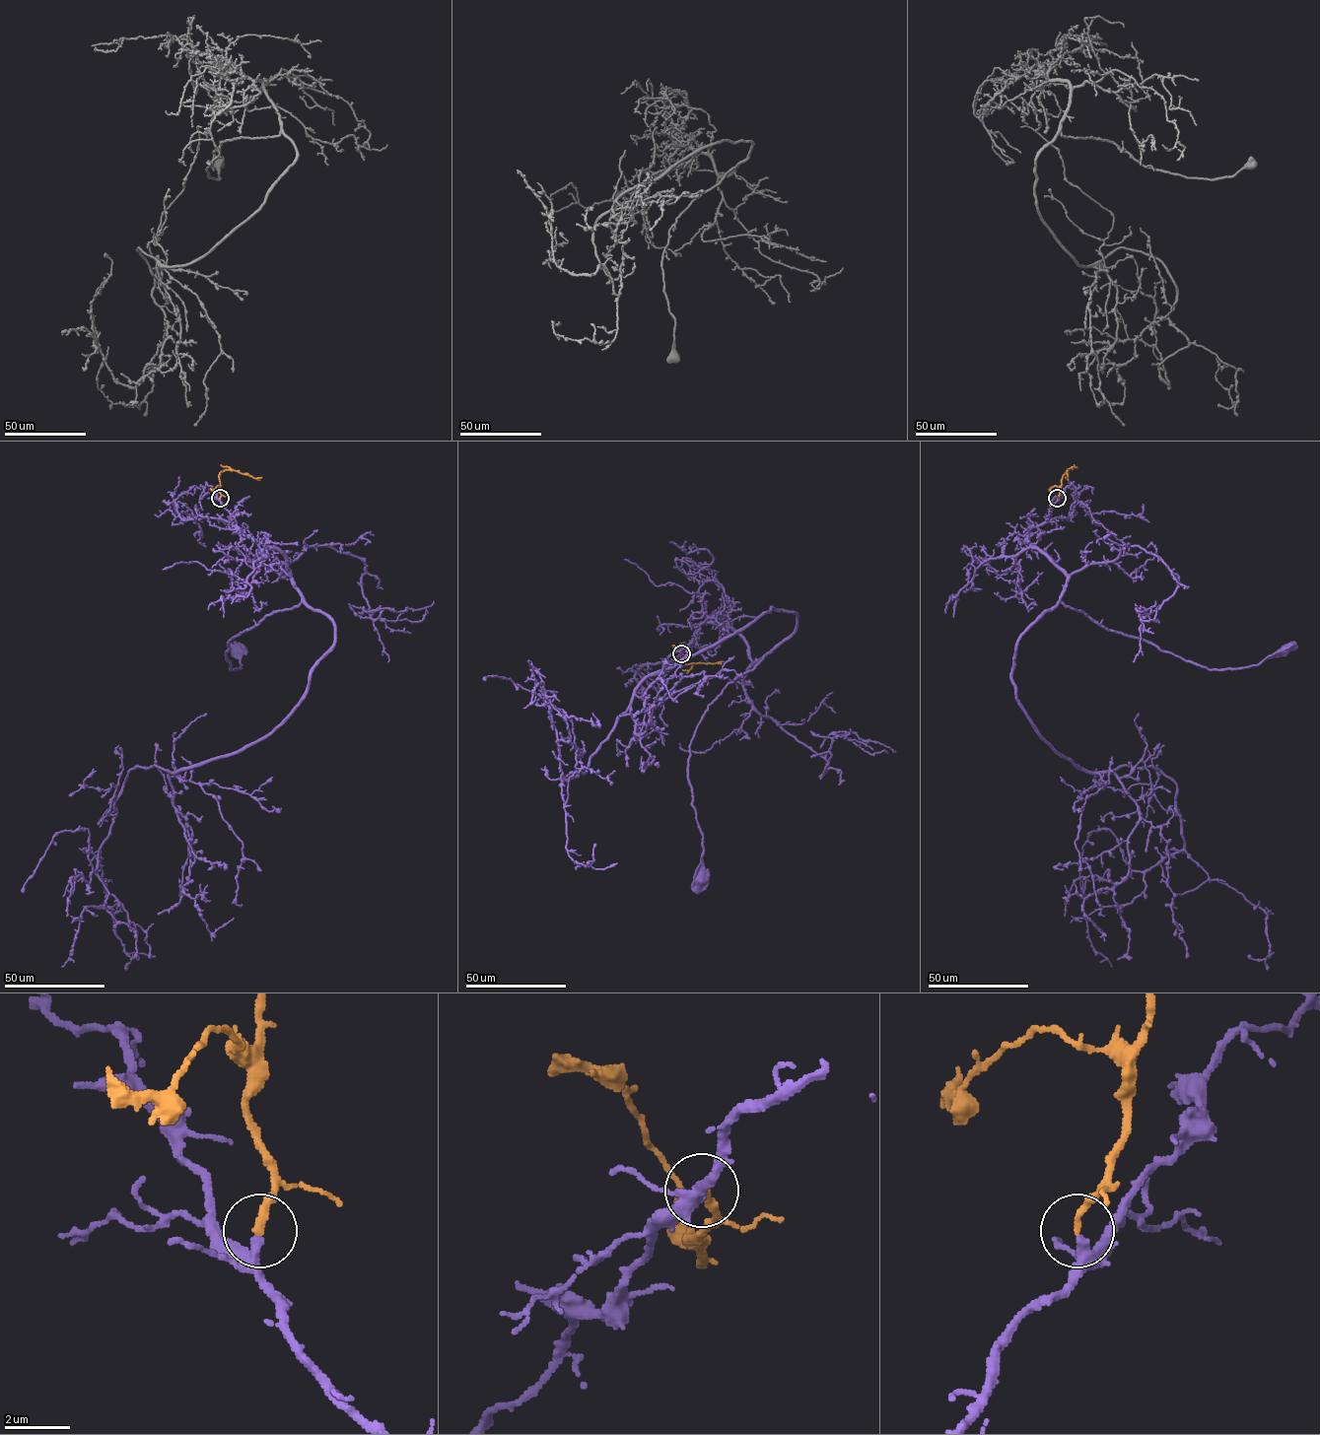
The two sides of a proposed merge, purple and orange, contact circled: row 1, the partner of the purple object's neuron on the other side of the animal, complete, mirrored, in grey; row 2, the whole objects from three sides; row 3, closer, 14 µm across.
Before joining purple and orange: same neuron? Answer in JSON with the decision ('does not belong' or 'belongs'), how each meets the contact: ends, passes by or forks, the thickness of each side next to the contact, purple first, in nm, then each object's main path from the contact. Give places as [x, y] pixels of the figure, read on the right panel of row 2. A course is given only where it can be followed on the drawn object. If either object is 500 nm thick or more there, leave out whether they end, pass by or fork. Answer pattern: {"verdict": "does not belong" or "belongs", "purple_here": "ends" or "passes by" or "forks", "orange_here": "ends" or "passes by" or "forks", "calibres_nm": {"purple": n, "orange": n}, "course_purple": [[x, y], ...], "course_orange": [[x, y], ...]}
{"verdict": "belongs", "purple_here": "passes by", "orange_here": "ends", "calibres_nm": {"purple": 240, "orange": 220}, "course_purple": [[1057, 498], [1048, 519], [1026, 537], [1067, 577], [1060, 597], [1065, 605], [1209, 669], [1258, 665], [1286, 649]], "course_orange": [[1057, 498], [1063, 476], [1068, 470], [1065, 477]]}

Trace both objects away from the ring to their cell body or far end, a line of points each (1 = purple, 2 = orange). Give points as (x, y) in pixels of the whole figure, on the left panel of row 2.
1: (220, 498), (234, 526), (282, 553), (302, 601), (232, 639), (231, 669), (241, 667), (237, 649)
2: (220, 498), (219, 474), (223, 471), (235, 470), (254, 478), (261, 477)

